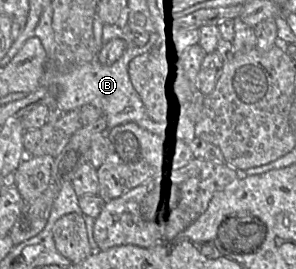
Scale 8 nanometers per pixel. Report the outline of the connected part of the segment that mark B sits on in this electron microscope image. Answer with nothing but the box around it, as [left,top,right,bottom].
[47,31,203,144]

